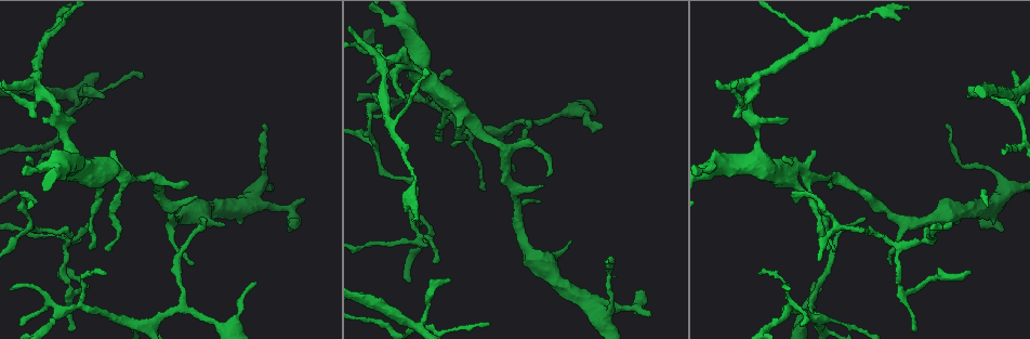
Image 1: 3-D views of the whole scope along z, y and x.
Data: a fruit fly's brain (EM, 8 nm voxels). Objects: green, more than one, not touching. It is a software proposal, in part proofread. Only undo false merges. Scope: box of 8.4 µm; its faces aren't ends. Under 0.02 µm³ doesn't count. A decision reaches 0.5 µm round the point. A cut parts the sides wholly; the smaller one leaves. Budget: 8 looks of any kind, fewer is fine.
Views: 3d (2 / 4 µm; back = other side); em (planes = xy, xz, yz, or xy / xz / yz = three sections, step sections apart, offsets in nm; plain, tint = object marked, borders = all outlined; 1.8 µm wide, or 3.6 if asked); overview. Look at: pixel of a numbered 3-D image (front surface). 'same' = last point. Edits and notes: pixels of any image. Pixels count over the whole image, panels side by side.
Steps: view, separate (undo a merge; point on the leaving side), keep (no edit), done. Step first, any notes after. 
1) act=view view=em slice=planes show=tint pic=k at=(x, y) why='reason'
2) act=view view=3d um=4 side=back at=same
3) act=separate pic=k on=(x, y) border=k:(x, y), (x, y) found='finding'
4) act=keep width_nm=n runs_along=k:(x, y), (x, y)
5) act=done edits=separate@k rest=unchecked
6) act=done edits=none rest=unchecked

act=view view=3d um=4 pic=1 at=(149, 327) why='abrupt turn'

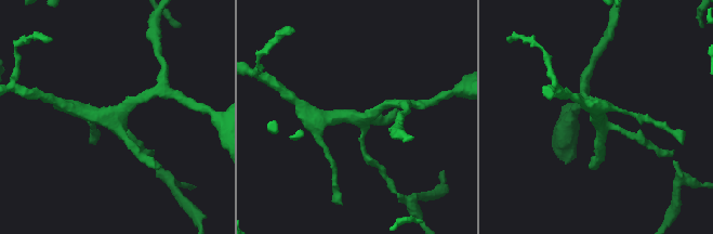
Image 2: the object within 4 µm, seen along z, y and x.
act=view view=em slice=planes show=plain pic=2 at=(358, 117) why='now the EM'

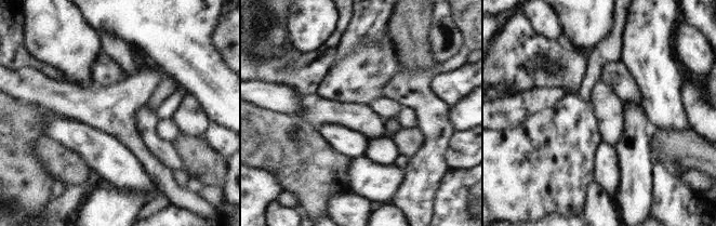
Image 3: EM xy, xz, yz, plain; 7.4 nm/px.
act=view view=em slice=planes show=tint at=same

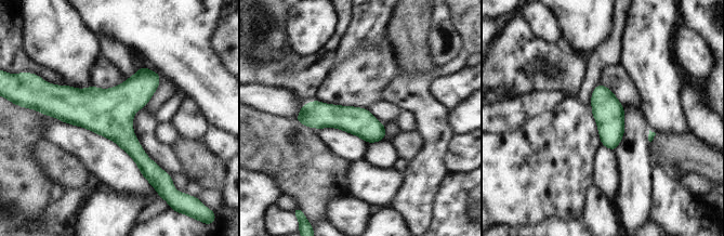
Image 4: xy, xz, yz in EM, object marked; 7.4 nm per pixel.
act=keep runs_along=4:(300, 118), (349, 118), (382, 136) found='continuous, no second cell'

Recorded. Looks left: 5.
act=view view=em slice=planes show=tint pic=1 at=(835, 227) why='arms part here'

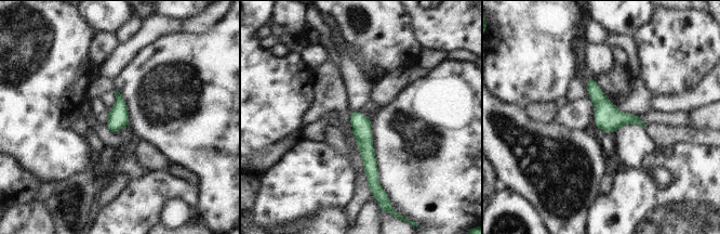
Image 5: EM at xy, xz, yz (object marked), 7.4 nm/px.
act=keep runs_along=5:(352, 114), (361, 125), (373, 185) found='one cell here'

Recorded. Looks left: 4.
act=view view=3d um=4 side=back pic=1 at=(385, 64) why='abrupt turn'

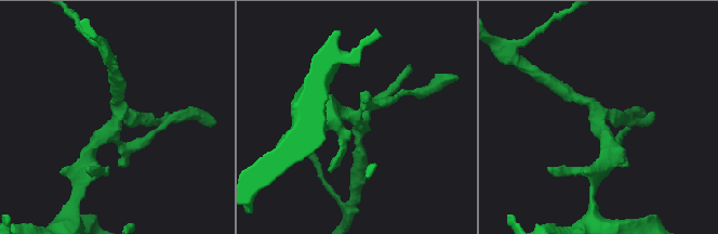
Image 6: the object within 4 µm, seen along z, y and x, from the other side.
act=view view=em slice=planes show=tint pic=6 at=(595, 117) why='shape alone is not enough'

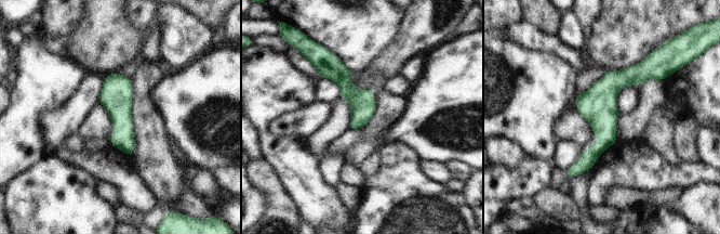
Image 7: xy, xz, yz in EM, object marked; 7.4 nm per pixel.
act=keep found='all the same cell'

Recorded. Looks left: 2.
act=done edits=none rest=unchecked

